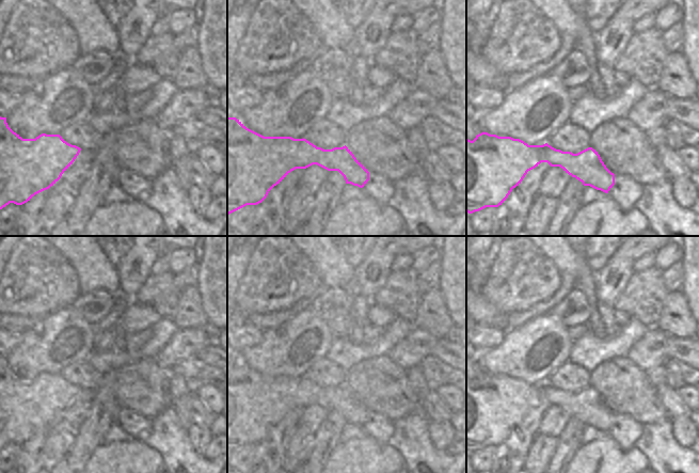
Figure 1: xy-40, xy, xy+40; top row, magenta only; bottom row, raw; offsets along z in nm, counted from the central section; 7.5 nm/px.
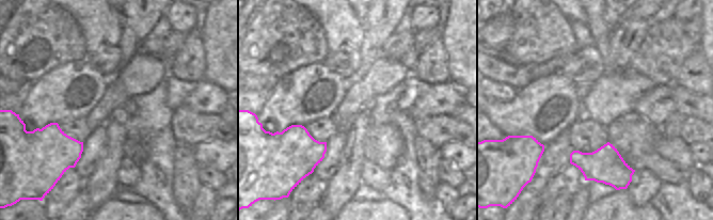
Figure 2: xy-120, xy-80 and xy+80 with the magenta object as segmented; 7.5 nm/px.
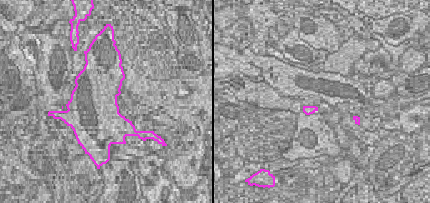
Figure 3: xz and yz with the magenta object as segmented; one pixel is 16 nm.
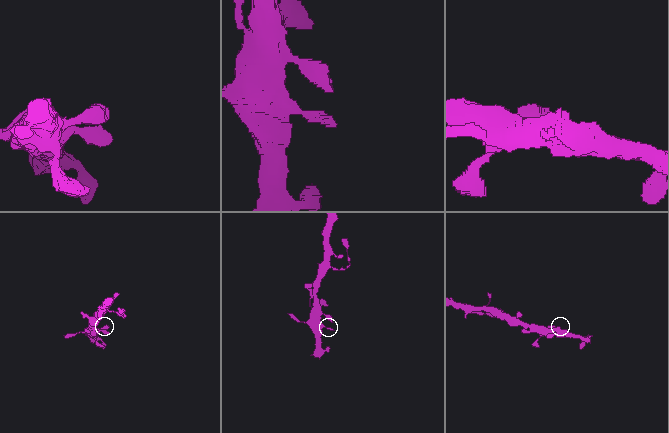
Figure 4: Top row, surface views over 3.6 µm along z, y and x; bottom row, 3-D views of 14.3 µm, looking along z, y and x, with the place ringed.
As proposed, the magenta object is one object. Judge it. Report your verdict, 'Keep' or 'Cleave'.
Keep

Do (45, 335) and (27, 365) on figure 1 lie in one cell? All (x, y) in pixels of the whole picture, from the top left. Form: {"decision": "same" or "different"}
{"decision": "same"}

